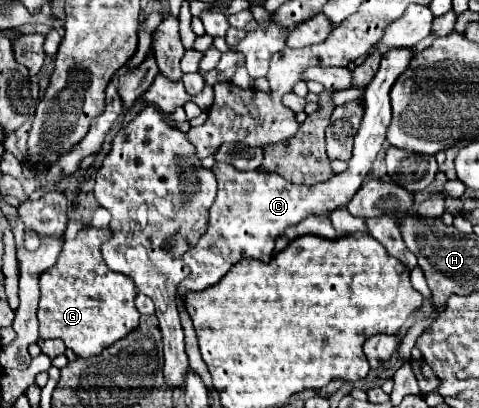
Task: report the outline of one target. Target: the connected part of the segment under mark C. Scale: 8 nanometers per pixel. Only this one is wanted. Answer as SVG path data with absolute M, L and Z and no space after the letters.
M396 49L388 51L382 57L380 69L364 93L364 117L354 137L352 159L348 161L348 169L344 173L338 173L332 179L316 185L294 185L278 173L266 171L264 167L256 171L238 171L228 163L212 165L212 171L218 179L218 197L210 207L208 233L200 237L196 247L192 247L184 255L184 261L190 267L190 277L182 279L182 283L178 285L178 291L182 295L186 295L188 291L204 291L206 287L216 285L230 271L230 267L242 259L258 259L268 263L274 253L274 243L286 227L298 225L310 215L328 217L332 211L342 209L346 207L346 203L350 203L350 199L356 195L358 187L370 173L372 163L386 139L386 129L392 117L390 89L400 73L408 69L410 55L412 49Z

